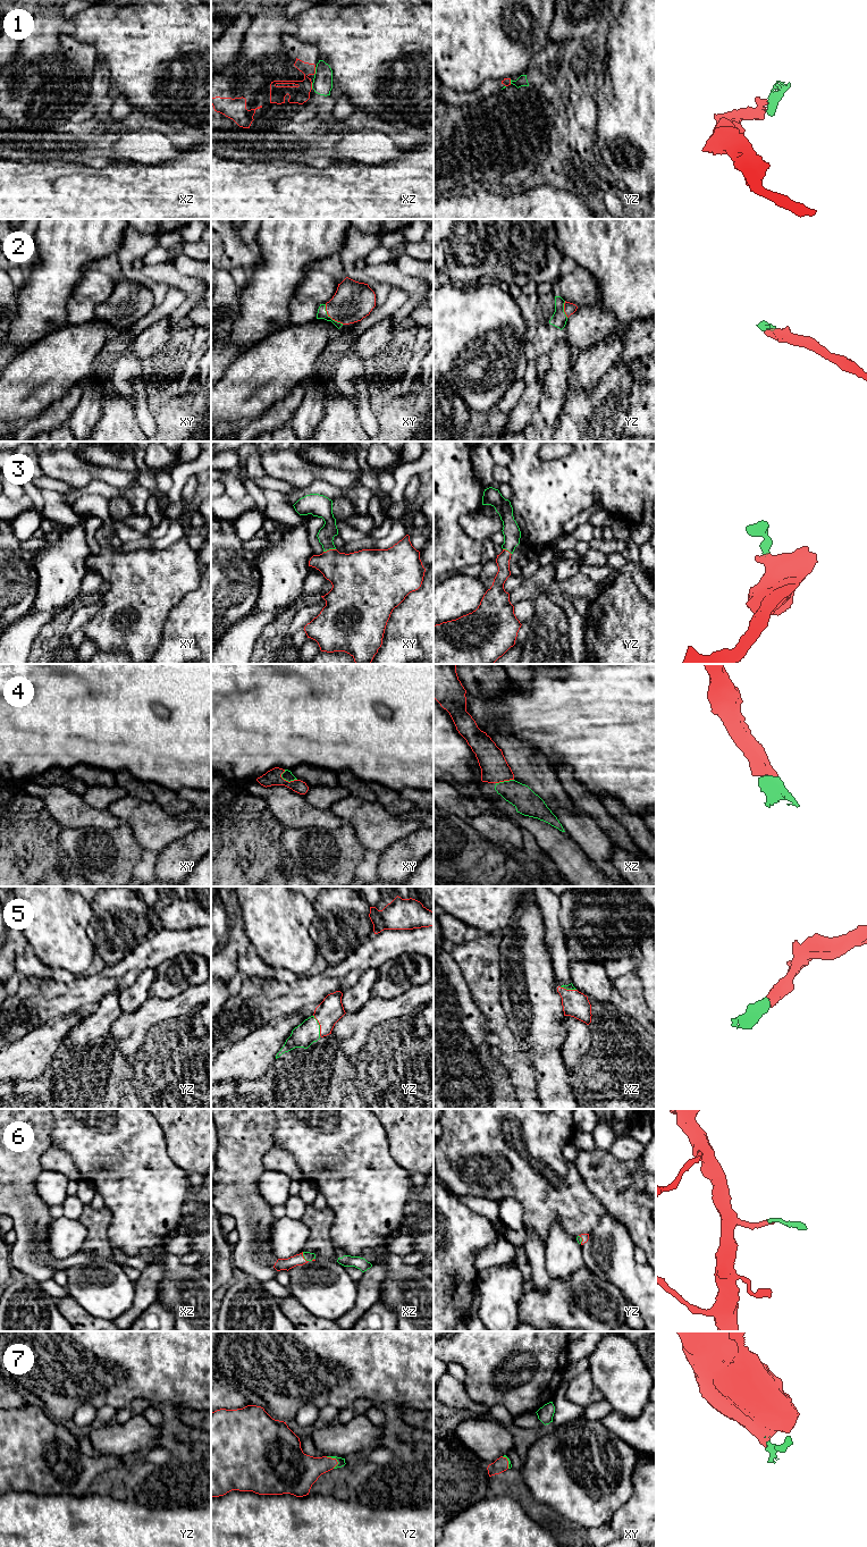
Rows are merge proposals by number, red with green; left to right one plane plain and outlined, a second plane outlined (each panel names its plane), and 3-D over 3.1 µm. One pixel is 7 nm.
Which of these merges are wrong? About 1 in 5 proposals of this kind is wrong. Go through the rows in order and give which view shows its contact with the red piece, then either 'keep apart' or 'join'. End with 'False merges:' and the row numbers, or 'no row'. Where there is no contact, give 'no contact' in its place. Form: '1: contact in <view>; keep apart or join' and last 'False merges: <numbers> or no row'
1: contact in xz; keep apart
2: contact in xy; join
3: contact in xy; join
4: contact in xy; join
5: contact in yz; join
6: contact in xz; join
7: contact in yz; join
False merges: 1

